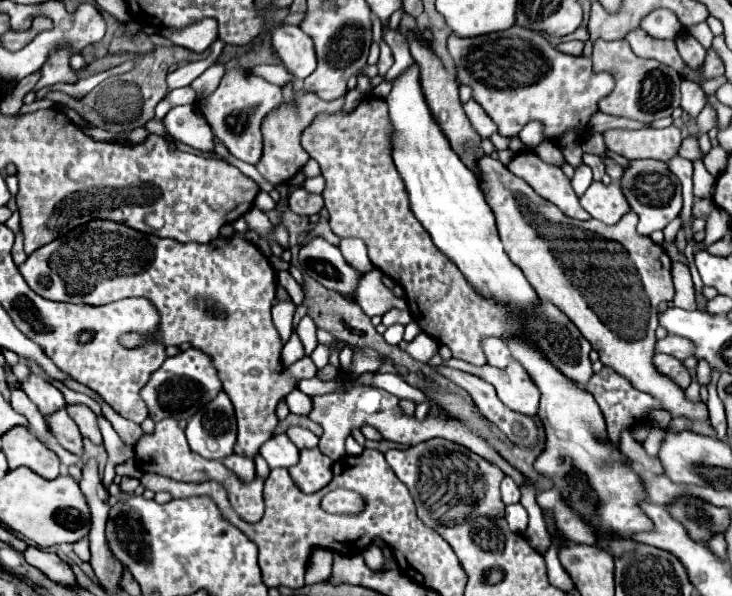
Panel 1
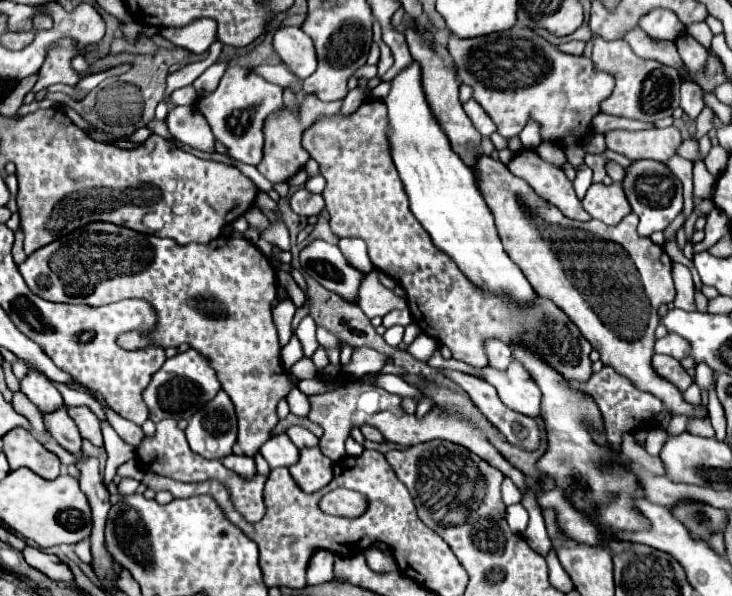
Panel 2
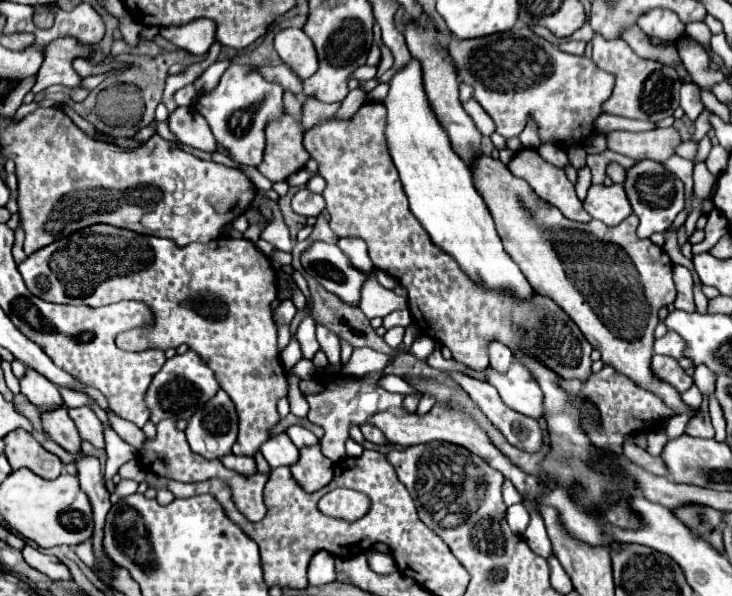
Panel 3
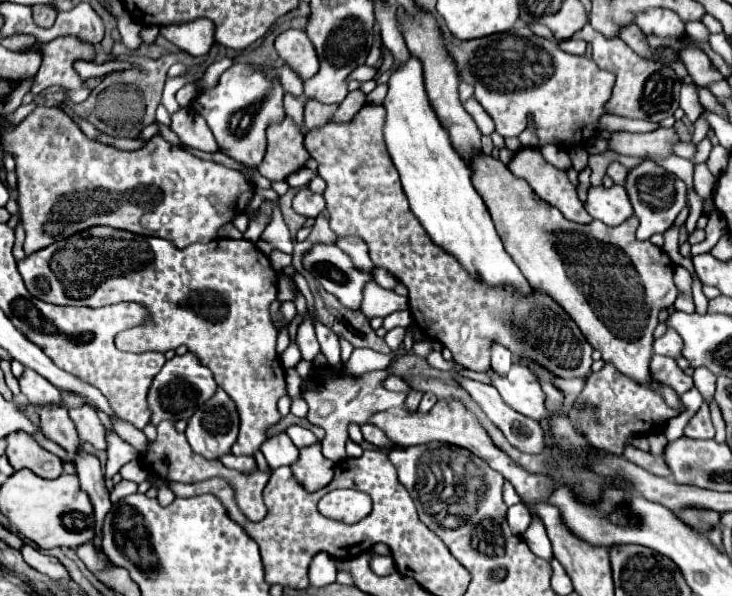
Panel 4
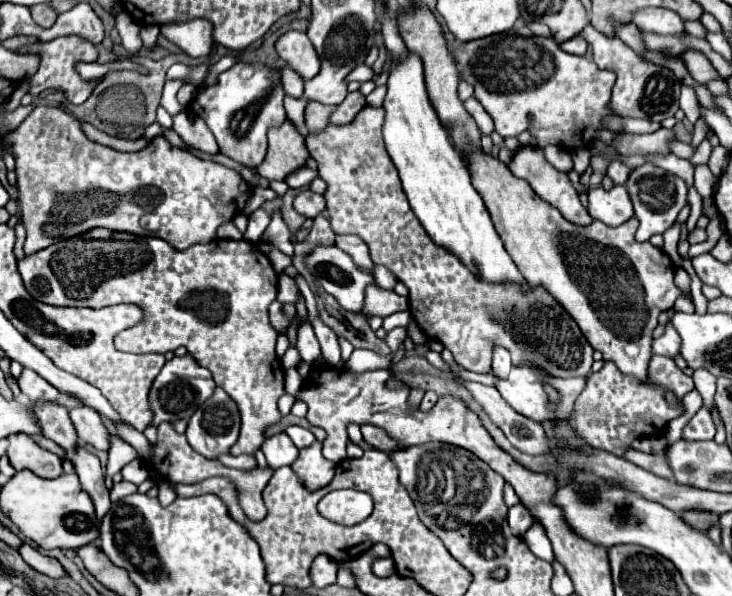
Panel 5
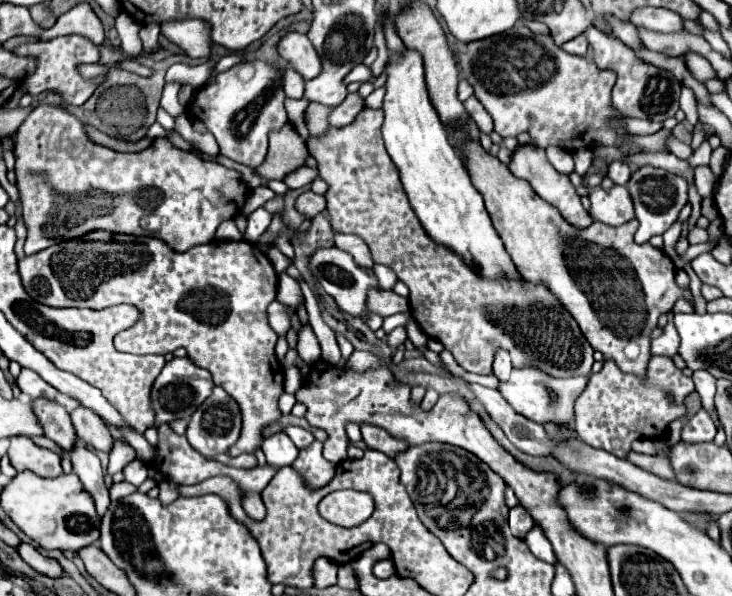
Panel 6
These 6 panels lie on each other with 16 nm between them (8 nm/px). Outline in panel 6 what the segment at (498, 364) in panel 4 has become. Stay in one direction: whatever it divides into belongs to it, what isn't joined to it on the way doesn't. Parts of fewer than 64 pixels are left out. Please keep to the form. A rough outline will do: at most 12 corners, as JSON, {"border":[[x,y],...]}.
{"border":[[498,348],[494,356],[494,376],[508,380],[512,362],[508,352]]}

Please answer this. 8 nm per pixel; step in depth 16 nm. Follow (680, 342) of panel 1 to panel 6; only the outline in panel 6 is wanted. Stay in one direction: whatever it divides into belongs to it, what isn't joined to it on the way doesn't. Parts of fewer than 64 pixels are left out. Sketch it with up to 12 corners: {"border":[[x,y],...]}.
{"border":[[668,322],[662,336],[652,340],[652,354],[672,358],[680,336]]}

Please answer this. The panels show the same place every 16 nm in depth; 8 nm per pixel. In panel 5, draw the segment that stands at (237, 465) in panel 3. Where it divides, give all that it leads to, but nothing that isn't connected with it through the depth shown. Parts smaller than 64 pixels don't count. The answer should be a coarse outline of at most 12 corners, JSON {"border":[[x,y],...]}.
{"border":[[218,456],[224,466],[236,470],[254,470],[254,456]]}

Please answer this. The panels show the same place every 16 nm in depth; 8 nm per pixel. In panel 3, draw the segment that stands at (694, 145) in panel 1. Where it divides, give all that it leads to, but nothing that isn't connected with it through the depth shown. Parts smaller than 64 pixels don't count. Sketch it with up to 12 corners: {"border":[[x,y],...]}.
{"border":[[686,140],[676,148],[676,154],[694,160],[698,144]]}

